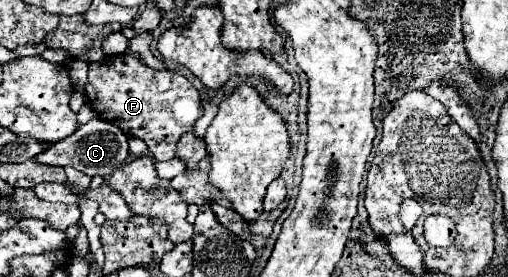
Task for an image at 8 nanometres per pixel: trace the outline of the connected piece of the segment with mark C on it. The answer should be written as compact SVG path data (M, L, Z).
M95 115L89 123L81 125L71 137L65 137L63 141L53 143L43 155L37 155L35 159L39 163L51 163L51 165L61 165L61 167L71 165L89 177L95 177L95 175L107 177L119 165L123 165L127 161L127 153L129 153L127 135L119 127L115 127L115 123Z

